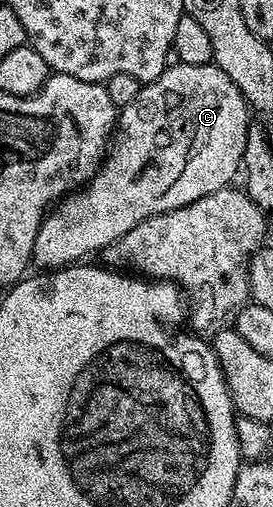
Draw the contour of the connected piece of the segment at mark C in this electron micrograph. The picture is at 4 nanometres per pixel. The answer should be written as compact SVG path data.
M214 63L209 65L172 65L163 72L155 81L148 81L142 86L137 95L137 99L133 99L133 103L122 106L121 112L117 117L117 128L113 133L113 140L110 142L109 148L103 158L102 165L99 170L91 176L90 181L86 182L85 187L80 187L70 195L64 196L44 216L41 227L37 231L37 239L35 240L34 264L42 267L47 271L54 271L60 267L66 267L72 263L82 262L90 253L98 254L109 243L113 243L117 239L121 239L121 235L125 235L129 231L133 231L133 227L137 227L137 223L141 223L145 219L149 219L153 215L161 215L173 211L177 207L185 207L189 203L193 203L197 199L201 199L205 195L213 195L213 191L218 189L226 189L232 184L231 181L241 173L243 156L245 155L245 139L247 138L247 127L249 124L249 106L243 92L233 83L233 79L229 79L229 75L225 75L225 71L221 71Z

